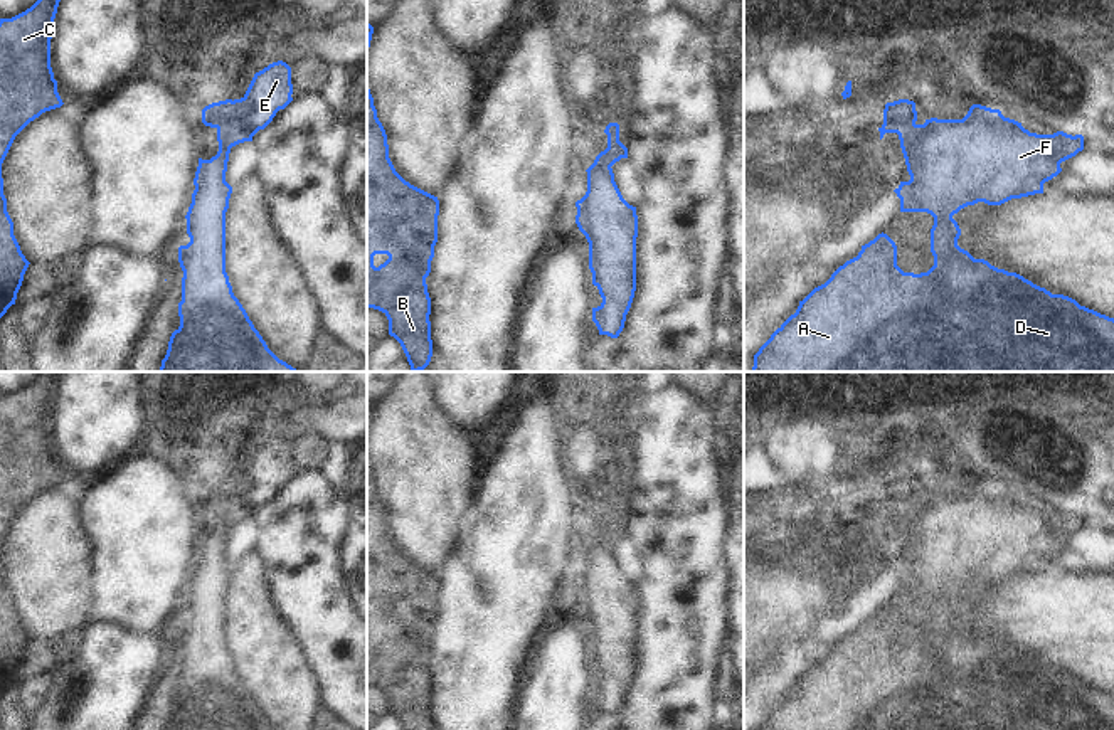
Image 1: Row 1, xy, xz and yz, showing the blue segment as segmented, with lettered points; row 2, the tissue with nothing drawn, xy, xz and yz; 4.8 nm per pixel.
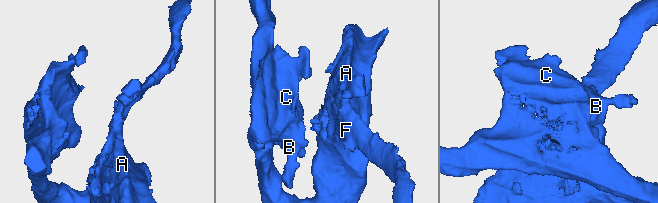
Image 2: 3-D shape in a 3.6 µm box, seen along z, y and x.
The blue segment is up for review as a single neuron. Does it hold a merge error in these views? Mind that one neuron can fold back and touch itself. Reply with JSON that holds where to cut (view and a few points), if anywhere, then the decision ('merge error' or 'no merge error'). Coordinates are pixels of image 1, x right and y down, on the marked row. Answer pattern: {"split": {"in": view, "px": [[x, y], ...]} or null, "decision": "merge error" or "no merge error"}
{"split": {"in": "yz", "px": [[916, 125], [911, 137], [901, 147]]}, "decision": "merge error"}

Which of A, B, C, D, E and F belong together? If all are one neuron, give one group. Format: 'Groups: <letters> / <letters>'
Groups: A B C D F / E.

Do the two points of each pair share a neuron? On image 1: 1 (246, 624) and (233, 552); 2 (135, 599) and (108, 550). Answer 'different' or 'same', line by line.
1: different
2: same

